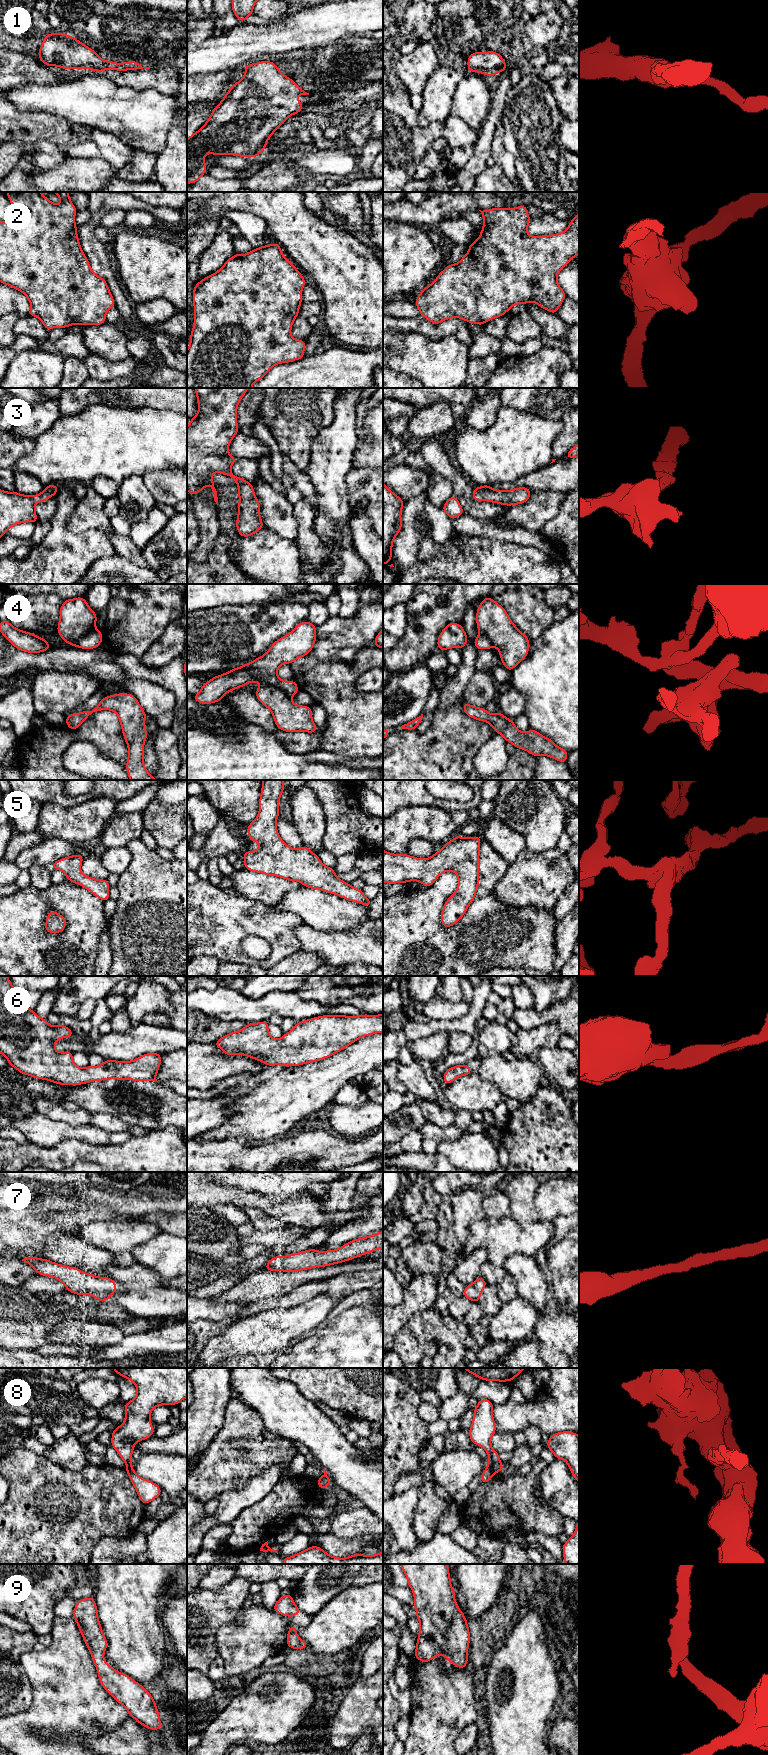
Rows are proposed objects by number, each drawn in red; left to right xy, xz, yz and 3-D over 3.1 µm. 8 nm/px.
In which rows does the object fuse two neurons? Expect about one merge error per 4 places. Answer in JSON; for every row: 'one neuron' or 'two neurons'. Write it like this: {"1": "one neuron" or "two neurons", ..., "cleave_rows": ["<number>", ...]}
{"1": "one neuron", "2": "one neuron", "3": "one neuron", "4": "two neurons", "5": "one neuron", "6": "one neuron", "7": "one neuron", "8": "two neurons", "9": "one neuron", "cleave_rows": ["4", "8"]}

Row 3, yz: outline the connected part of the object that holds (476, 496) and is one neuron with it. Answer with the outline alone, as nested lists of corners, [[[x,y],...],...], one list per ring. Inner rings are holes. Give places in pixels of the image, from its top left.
[[[491,484],[479,486],[478,488],[475,487],[472,493],[472,499],[474,501],[484,500],[488,502],[511,506],[511,505],[518,505],[527,502],[532,493],[531,490],[527,487],[518,487],[511,490],[495,490],[495,489],[491,489],[490,486]]]

